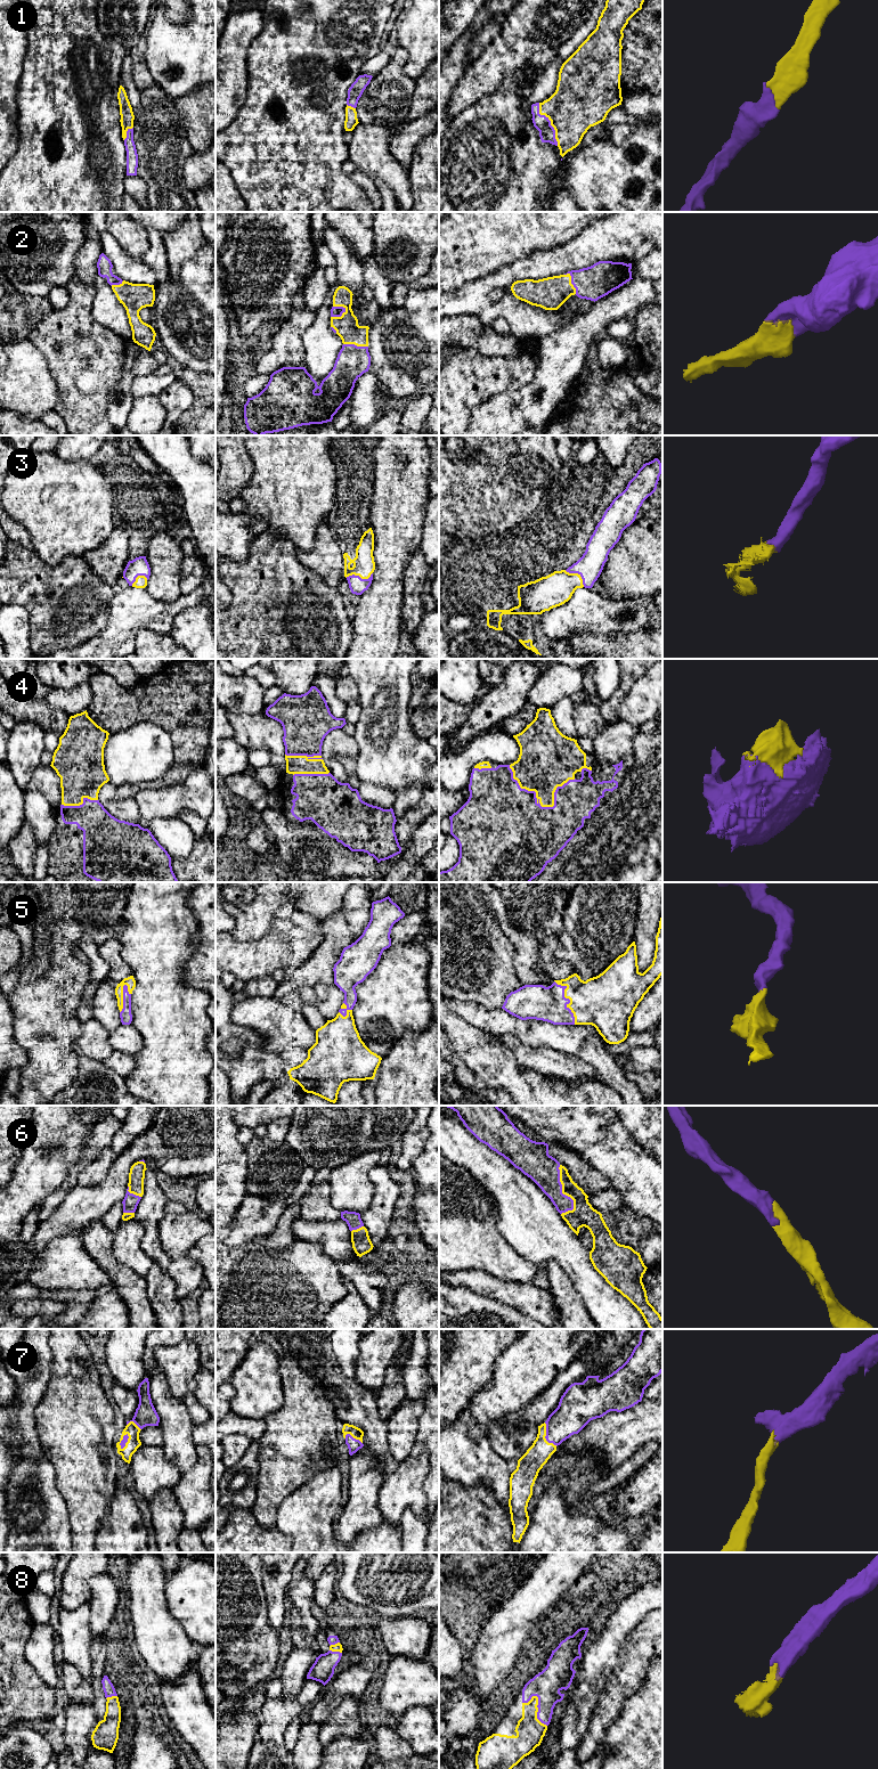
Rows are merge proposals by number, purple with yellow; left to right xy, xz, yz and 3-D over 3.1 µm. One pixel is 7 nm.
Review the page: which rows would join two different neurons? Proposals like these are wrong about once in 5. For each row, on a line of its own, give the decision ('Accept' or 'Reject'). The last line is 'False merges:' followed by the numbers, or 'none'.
1: Accept
2: Accept
3: Accept
4: Accept
5: Accept
6: Accept
7: Accept
8: Accept
False merges: none

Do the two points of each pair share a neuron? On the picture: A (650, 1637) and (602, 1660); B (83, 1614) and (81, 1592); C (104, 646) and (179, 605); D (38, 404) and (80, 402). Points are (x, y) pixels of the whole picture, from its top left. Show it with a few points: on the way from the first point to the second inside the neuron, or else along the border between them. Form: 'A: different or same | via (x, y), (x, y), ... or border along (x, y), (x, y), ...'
A: different | border along (635, 1628), (623, 1644), (610, 1676)
B: different | border along (89, 1603), (81, 1604), (73, 1609), (61, 1607)
C: same | via (122, 628), (136, 614), (161, 614)
D: different | border along (53, 377), (58, 394), (58, 401), (54, 408)

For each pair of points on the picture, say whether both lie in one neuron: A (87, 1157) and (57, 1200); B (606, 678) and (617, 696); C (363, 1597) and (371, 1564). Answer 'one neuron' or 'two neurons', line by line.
A: one neuron
B: two neurons
C: one neuron

